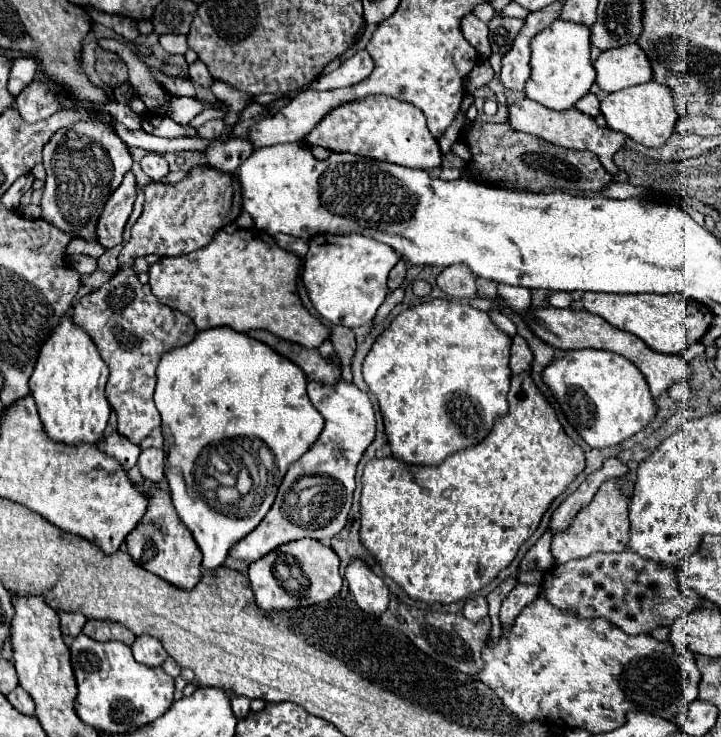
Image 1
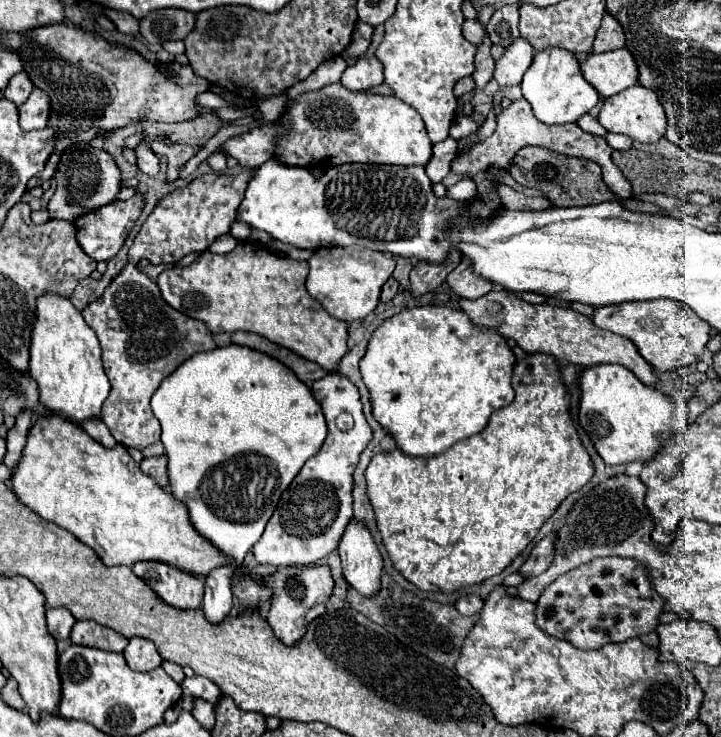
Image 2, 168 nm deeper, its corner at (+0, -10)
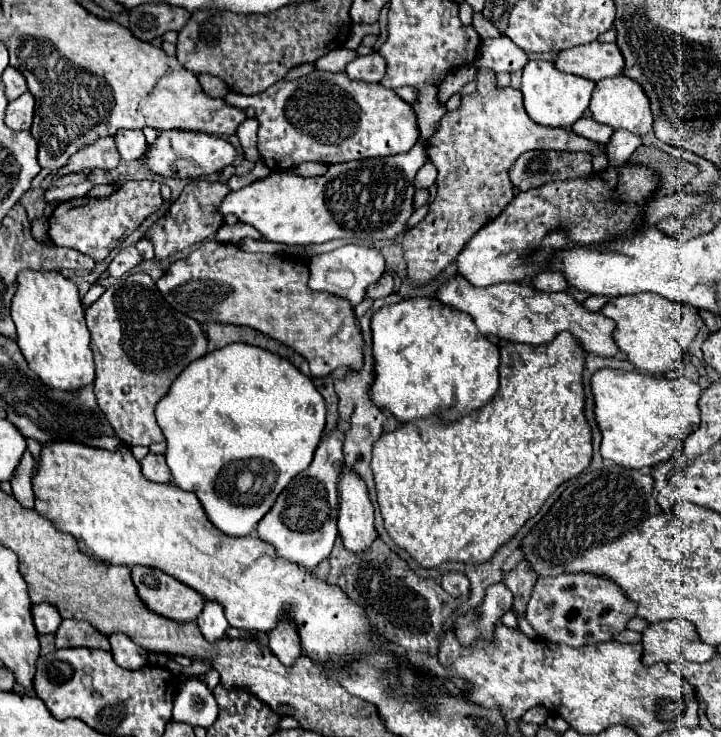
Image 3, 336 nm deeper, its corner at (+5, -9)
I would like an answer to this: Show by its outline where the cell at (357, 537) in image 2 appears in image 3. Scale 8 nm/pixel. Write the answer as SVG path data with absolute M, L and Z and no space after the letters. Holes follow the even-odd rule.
M346 464L338 476L338 500L338 530L342 542L350 552L364 552L376 538L374 506L370 502L366 482Z

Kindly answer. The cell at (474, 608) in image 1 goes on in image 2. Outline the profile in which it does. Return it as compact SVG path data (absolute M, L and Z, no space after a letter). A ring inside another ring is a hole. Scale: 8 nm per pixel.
M463 595L463 597L455 603L457 611L459 611L461 615L467 615L467 617L479 615L483 605L485 605L485 601L483 601L481 597L477 597L477 595Z

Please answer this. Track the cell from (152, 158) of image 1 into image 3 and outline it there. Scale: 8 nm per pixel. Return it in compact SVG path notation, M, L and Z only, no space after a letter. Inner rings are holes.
M120 130L120 134L116 134L114 138L116 138L116 148L122 160L142 158L148 148L142 130Z

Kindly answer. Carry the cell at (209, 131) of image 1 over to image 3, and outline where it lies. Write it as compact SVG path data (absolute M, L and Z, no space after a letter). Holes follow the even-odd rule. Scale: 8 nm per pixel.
M142 180L142 182L126 182L120 190L106 198L72 198L68 202L60 202L52 216L48 218L48 236L56 246L74 248L96 262L104 260L116 244L120 244L126 236L130 236L148 216L158 212L162 206L160 184Z

